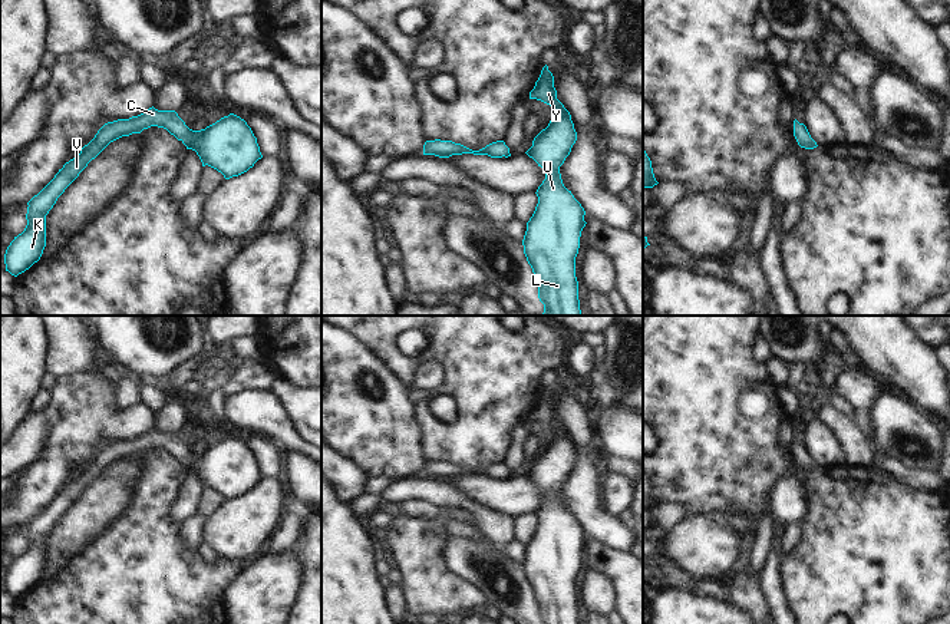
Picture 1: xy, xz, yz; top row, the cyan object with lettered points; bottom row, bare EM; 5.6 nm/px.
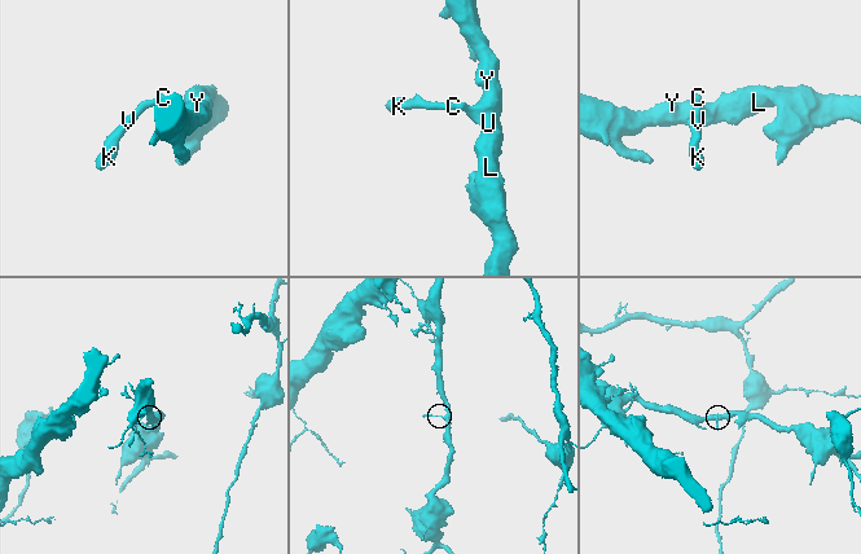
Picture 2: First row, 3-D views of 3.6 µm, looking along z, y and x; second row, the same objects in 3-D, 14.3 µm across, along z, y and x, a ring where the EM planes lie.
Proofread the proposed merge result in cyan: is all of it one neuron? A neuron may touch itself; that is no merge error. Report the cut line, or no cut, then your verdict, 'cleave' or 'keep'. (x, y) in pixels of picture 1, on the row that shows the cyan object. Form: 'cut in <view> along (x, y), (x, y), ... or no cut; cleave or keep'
no cut; keep

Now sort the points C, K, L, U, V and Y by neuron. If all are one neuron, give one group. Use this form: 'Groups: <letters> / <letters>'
Groups: C K L U V Y.

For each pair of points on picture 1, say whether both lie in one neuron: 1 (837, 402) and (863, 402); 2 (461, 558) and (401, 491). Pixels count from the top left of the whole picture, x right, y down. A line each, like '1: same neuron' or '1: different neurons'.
1: different neurons
2: different neurons

